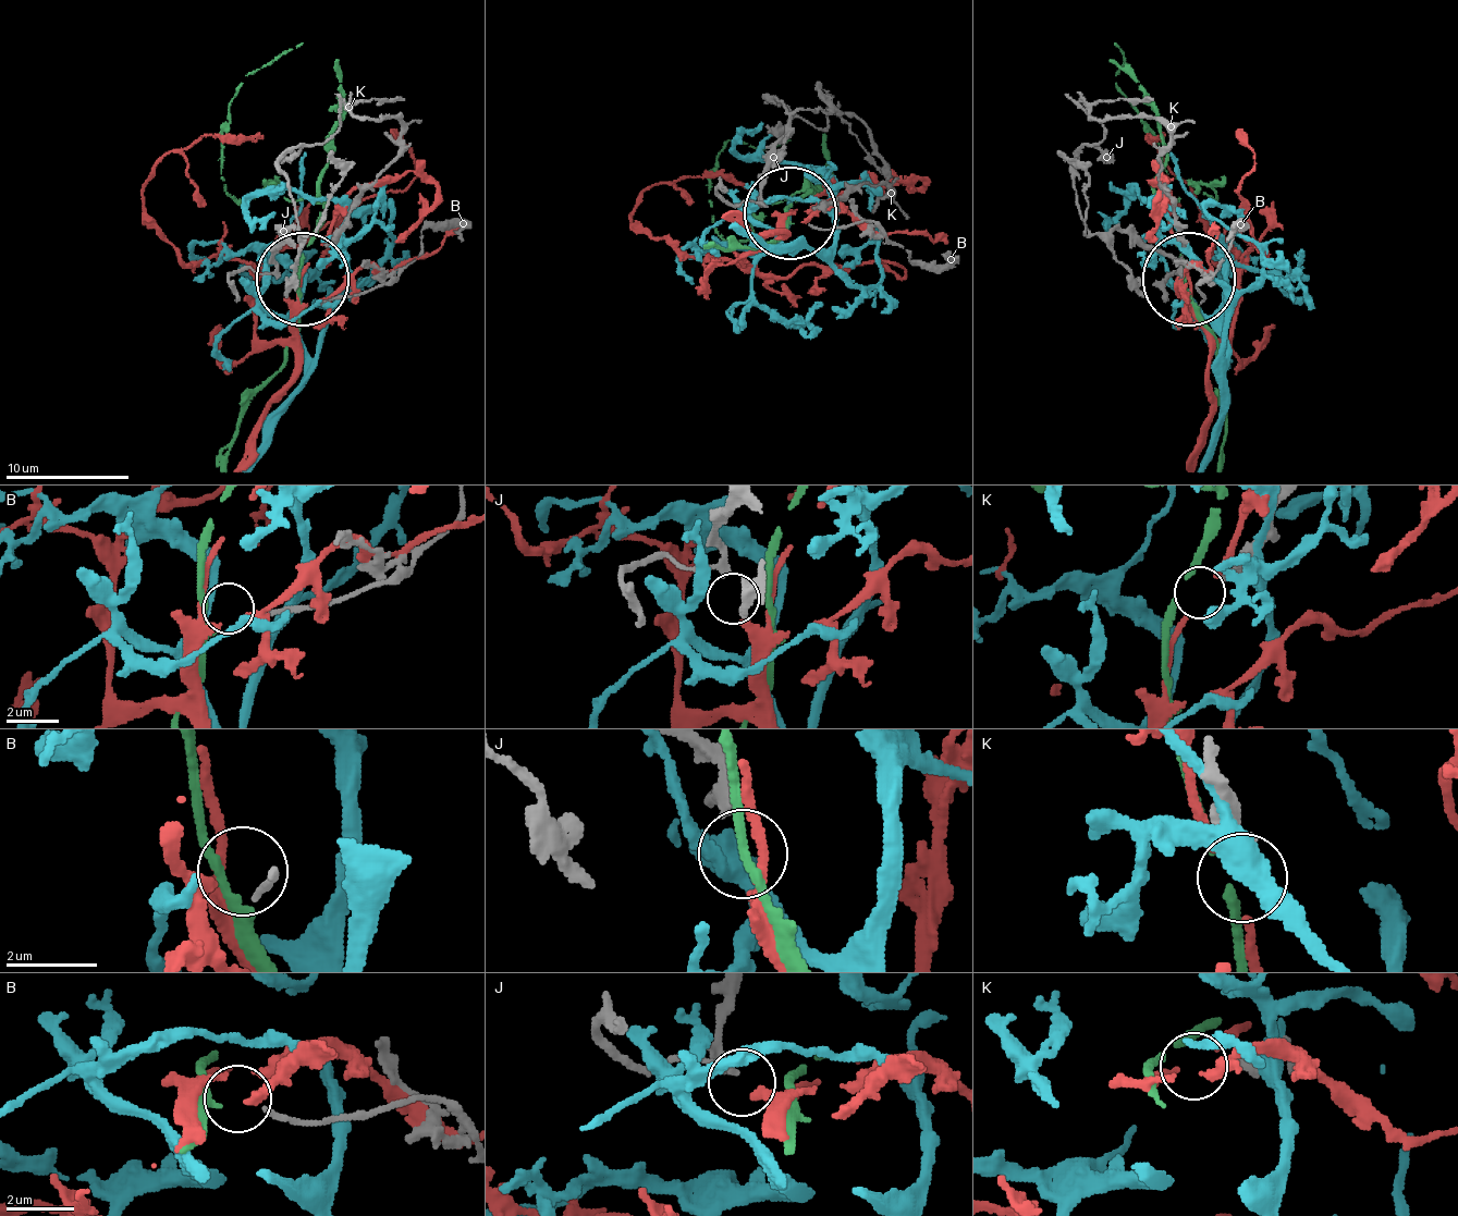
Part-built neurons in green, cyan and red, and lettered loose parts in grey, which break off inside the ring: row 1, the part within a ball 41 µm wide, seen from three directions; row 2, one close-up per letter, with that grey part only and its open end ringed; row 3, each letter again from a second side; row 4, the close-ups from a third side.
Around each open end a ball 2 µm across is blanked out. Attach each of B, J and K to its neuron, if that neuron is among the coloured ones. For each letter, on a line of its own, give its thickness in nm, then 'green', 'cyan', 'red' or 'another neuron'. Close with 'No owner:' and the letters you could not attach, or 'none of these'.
B: 140 nm thick; green
J: 190 nm thick; red
K: 280 nm thick; another neuron
No owner: K

